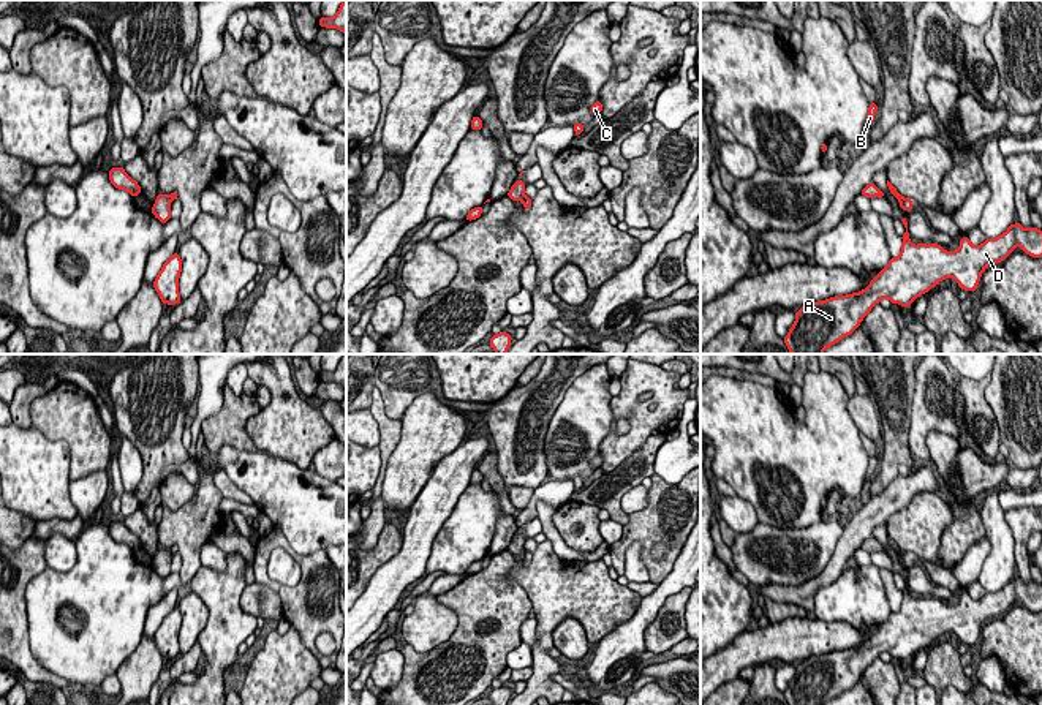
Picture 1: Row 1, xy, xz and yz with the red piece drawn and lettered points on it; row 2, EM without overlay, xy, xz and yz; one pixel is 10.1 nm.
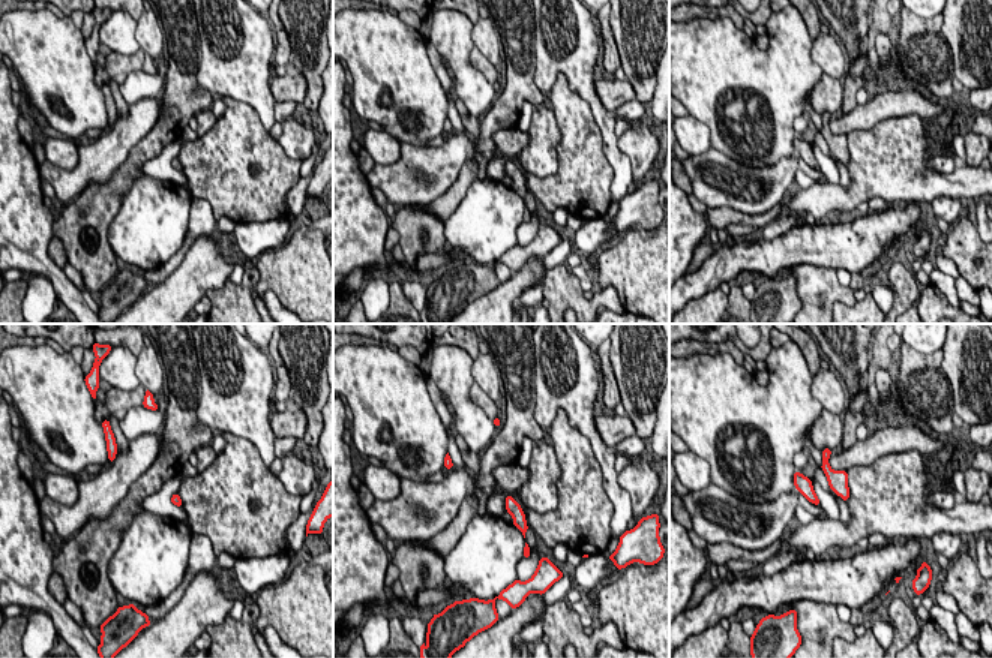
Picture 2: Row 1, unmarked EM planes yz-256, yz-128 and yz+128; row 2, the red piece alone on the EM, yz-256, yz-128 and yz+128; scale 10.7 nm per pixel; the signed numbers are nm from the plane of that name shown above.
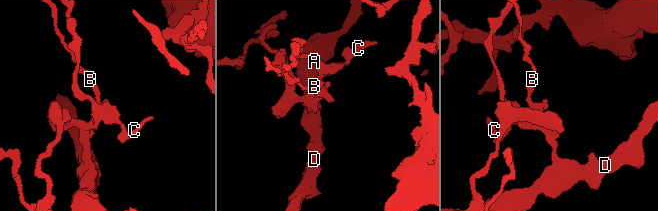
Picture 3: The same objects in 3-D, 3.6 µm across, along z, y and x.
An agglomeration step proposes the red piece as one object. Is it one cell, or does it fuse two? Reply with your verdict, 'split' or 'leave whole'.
split

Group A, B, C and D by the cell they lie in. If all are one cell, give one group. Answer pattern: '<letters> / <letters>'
A C D / B

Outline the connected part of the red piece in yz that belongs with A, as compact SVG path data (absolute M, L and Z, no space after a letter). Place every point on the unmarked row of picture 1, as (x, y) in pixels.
M900 574L906 582L900 610L890 612L863 645L800 661L784 691L789 705L825 705L859 683L862 673L884 651L908 662L944 632L953 632L961 643L974 647L983 624L1004 615L1017 599L1023 607L1042 612L1042 585L1034 580L1025 583L1020 575L979 601L965 590L958 604L946 605L938 598L914 599L909 594L908 574Z

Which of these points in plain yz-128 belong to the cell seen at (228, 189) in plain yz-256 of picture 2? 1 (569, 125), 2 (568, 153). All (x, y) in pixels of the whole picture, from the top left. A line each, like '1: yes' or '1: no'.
1: yes
2: yes

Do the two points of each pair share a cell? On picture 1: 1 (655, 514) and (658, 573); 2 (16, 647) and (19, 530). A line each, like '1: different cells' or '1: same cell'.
1: same cell
2: different cells

